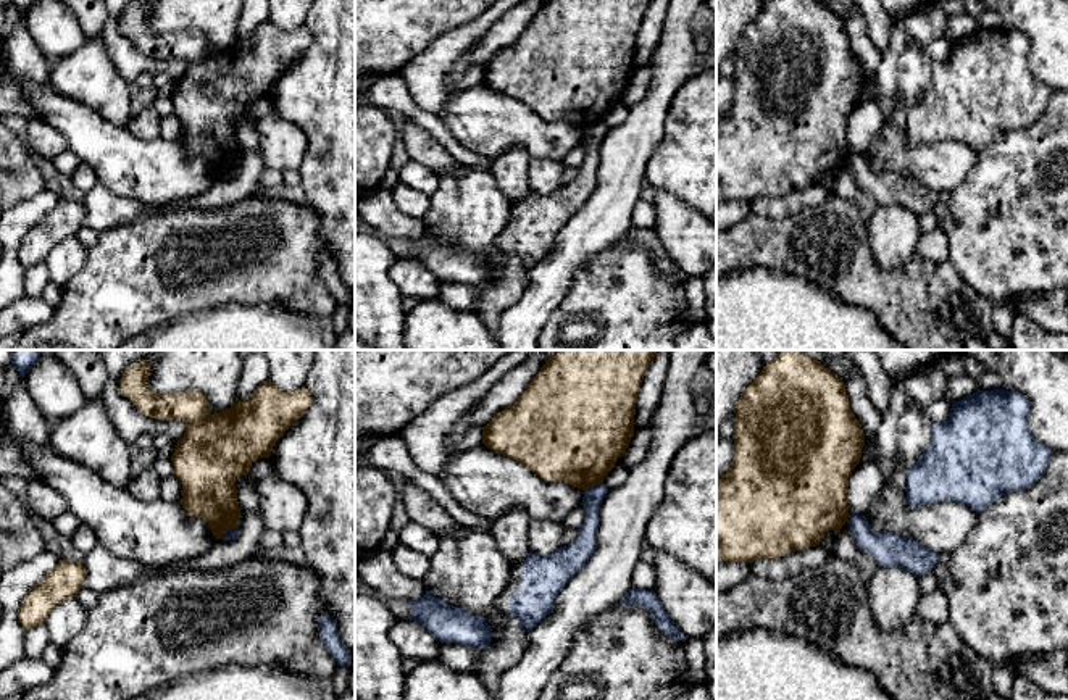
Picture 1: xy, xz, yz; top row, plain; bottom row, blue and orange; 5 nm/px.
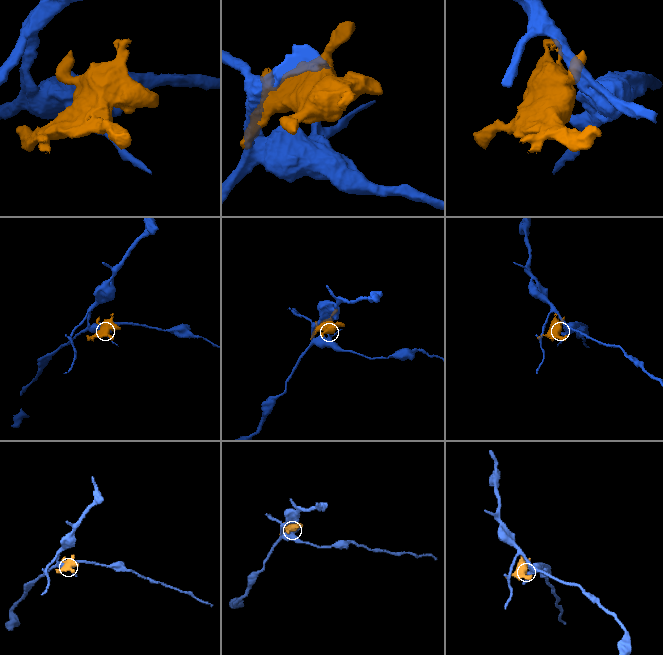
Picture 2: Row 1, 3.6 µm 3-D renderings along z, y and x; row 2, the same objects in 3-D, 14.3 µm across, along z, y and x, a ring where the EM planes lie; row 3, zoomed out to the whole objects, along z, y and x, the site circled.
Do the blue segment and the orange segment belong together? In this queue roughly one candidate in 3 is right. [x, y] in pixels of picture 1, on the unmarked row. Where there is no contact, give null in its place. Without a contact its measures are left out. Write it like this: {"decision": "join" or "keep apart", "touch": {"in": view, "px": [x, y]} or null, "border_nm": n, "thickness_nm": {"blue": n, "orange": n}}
{"decision": "keep apart", "touch": {"in": "xz", "px": [594, 124]}, "border_nm": 110, "thickness_nm": {"blue": 100, "orange": 440}}

